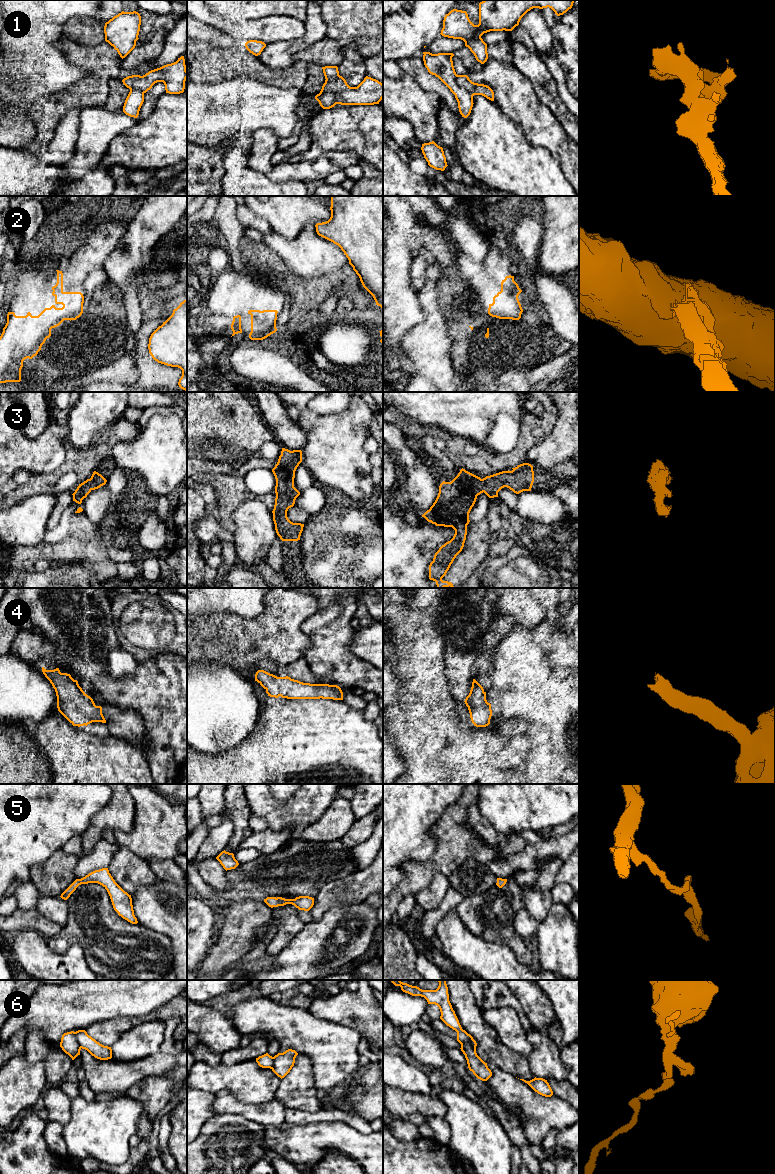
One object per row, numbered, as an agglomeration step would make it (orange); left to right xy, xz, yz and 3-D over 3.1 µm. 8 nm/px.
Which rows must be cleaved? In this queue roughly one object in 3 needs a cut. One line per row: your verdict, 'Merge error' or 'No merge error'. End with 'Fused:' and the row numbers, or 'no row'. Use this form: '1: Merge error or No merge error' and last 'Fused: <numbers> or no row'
1: Merge error
2: Merge error
3: No merge error
4: No merge error
5: No merge error
6: Merge error
Fused: 1, 2, 6

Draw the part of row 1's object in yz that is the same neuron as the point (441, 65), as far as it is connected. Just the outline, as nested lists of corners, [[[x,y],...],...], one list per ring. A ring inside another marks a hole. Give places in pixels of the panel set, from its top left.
[[[423,52],[424,65],[428,72],[438,77],[455,95],[458,102],[459,112],[462,117],[467,118],[473,107],[473,95],[457,83],[452,57],[453,53]]]

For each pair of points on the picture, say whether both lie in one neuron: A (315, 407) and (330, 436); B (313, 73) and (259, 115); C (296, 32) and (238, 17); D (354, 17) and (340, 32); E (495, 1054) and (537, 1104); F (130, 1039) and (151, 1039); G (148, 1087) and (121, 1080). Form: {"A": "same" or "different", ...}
{"A": "different", "B": "different", "C": "different", "D": "same", "E": "different", "F": "same", "G": "different"}

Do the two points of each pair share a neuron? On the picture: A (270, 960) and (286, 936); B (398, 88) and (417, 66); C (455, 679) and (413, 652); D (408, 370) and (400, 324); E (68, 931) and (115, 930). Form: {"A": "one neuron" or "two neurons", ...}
{"A": "two neurons", "B": "two neurons", "C": "two neurons", "D": "one neuron", "E": "one neuron"}

